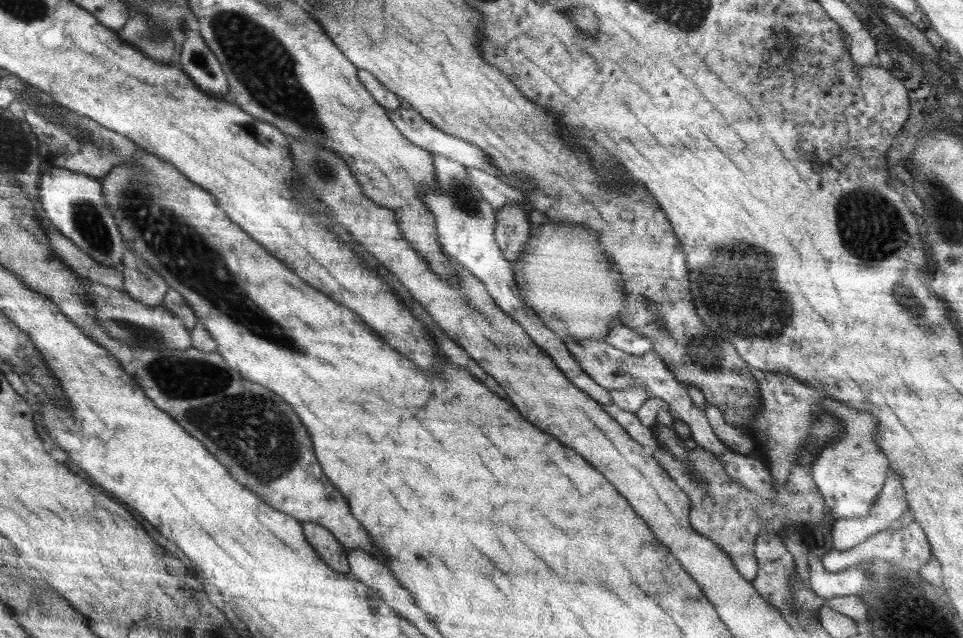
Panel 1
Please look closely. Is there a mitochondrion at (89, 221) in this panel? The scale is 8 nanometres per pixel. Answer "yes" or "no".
yes

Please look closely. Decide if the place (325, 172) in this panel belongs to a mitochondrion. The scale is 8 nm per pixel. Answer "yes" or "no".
yes

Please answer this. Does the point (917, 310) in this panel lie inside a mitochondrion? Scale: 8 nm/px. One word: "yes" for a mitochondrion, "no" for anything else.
yes

